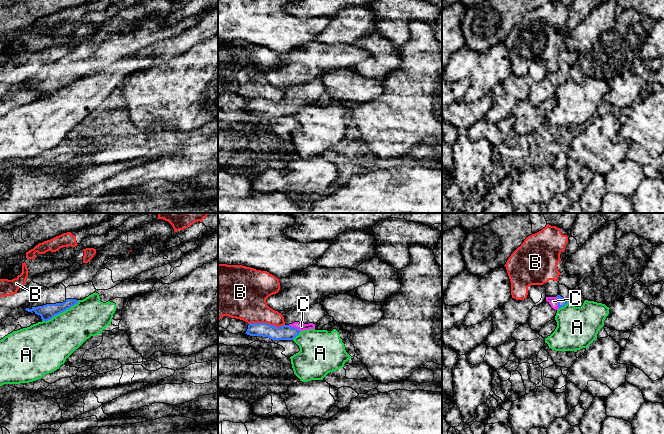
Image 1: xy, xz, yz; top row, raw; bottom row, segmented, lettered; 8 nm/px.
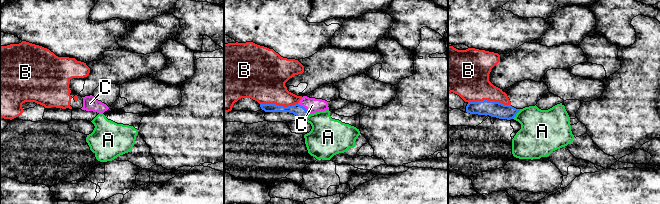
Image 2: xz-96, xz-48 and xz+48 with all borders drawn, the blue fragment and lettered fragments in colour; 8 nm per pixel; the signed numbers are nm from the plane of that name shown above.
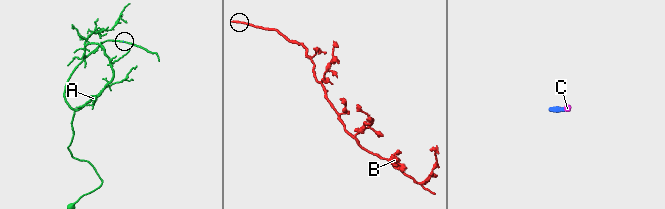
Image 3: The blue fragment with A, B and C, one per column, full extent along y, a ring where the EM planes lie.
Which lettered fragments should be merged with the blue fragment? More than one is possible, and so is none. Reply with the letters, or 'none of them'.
C

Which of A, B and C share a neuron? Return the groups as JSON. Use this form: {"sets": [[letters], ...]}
{"sets": [["A"], ["B"], ["C"]]}

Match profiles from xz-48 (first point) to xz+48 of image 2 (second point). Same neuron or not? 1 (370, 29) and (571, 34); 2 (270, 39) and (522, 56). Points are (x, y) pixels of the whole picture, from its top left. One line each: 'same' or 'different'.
1: same
2: different

